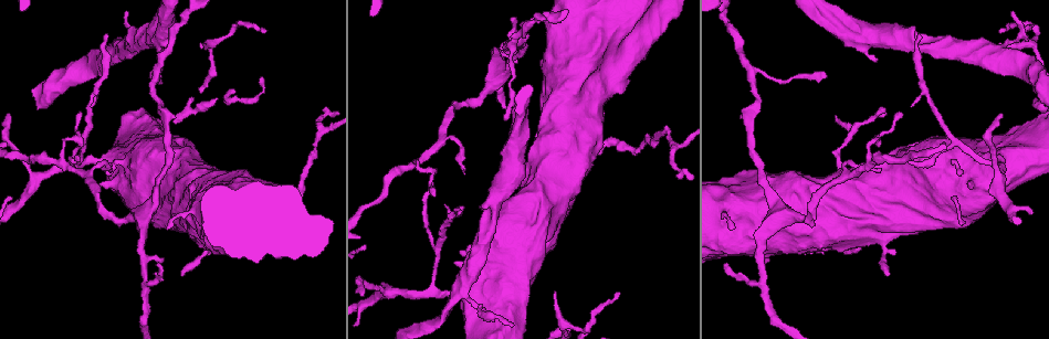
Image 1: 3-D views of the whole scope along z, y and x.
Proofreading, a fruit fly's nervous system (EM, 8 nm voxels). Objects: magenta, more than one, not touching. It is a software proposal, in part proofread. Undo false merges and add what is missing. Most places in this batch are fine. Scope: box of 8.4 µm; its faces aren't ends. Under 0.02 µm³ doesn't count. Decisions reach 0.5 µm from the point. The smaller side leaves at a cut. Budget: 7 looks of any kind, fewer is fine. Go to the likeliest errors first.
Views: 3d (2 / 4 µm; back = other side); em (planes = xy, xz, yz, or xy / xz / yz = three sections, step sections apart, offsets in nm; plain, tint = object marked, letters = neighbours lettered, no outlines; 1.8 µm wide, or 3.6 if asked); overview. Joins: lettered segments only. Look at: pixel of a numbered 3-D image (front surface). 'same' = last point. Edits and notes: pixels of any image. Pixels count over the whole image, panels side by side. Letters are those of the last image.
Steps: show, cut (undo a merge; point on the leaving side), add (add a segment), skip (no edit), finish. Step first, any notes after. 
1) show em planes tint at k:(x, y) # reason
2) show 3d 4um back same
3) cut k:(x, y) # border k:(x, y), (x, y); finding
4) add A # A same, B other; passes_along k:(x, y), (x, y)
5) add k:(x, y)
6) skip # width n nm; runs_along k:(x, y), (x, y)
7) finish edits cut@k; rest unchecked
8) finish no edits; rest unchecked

show em 3.6um planes letters at 1:(876, 61) # branch stops here

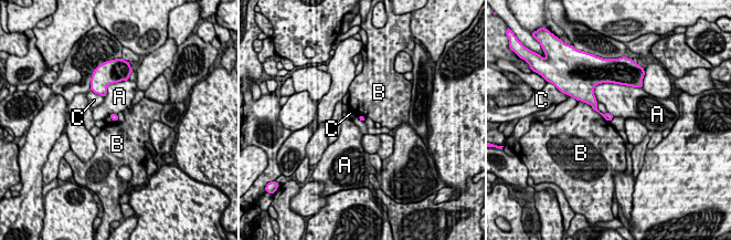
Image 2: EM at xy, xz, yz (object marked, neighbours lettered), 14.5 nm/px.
skip # longest_contact B 550 nm; A other, B other, C other; runs_along 2:(590, 95), (594, 107), (608, 117); no lettered segment goes on from it

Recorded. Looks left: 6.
show 3d 2um at 1:(877, 171) # tapers out

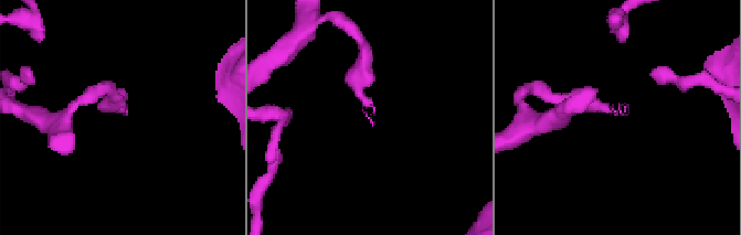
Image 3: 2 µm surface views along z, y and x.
show em planes letters at 3:(118, 113)

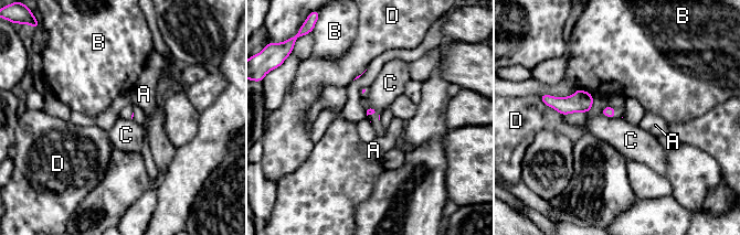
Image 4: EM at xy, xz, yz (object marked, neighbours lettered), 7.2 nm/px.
skip # longest_contact D 180 nm; A other, B other, C other, D other; no lettered segment goes on from it

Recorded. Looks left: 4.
show em yz step 16 letters at 1:(970, 63)

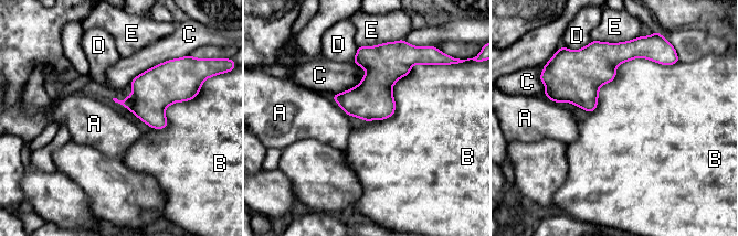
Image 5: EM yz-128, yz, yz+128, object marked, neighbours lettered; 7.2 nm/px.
skip # longest_contact B 650 nm; A other, B other, C other, D other, E other; no lettered segment goes on from it

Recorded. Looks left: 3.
finish no edits; rest unchecked

